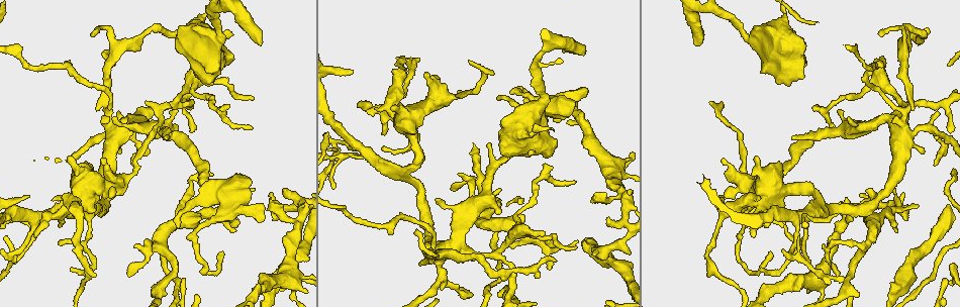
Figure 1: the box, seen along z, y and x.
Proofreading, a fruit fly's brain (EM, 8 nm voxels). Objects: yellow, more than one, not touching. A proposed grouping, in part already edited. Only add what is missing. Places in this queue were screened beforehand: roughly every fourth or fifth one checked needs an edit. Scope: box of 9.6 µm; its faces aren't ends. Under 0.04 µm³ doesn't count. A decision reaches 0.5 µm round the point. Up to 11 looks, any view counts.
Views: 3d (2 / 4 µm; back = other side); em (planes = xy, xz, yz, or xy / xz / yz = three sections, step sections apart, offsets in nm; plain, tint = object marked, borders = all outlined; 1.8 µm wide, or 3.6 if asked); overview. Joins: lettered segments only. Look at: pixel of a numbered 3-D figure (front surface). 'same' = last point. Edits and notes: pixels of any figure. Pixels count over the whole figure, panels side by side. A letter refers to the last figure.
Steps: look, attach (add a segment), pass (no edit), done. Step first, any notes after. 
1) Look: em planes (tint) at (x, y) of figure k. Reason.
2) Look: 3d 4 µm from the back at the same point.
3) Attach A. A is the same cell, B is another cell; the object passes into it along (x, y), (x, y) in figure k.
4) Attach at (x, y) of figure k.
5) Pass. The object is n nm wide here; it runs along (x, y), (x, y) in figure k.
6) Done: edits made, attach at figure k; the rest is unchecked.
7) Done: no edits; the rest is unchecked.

Look: em planes (borders) at (699, 45) of figure 1.

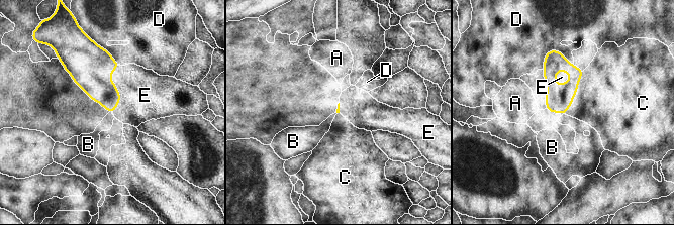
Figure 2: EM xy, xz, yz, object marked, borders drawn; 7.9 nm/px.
Attach E. The longest contact is with E, 380 nm; E is the same cell, A, B, C and D are other cells; it goes on there.

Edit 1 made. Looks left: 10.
Look: em xy step 8 (borders) at (710, 8) of figure 1. Thin arm on a thick one.

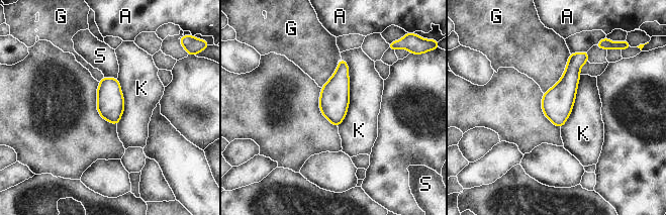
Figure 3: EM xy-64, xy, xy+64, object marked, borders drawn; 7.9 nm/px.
Pass. A, G, K and S are other cells; a border runs along (344, 59), (349, 105), (338, 126) in figure 3; none of them fits.

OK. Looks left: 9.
Look: em xy step 16 (tint) at (879, 58) of figure 1. Branch stops here.

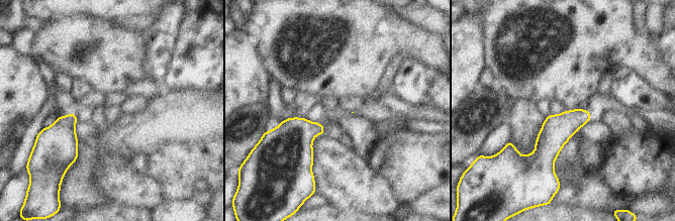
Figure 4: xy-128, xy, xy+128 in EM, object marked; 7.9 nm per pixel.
Look: em planes (borders) at the same point.

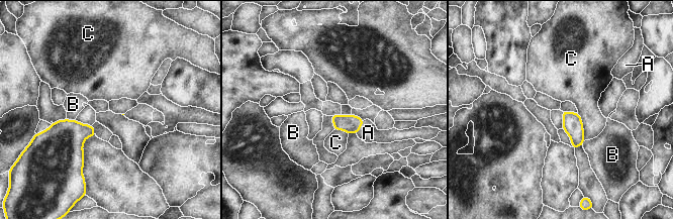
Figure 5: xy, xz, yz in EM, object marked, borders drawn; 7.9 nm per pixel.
Attach A. A is the same cell, B and C are other cells; the neuron continues.

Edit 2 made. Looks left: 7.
Look: overview.

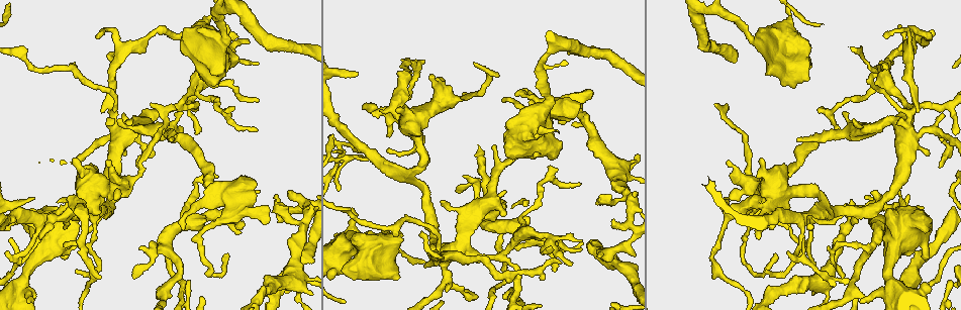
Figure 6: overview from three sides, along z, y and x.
Look: 3d 4 µm at (873, 247) of figure 6. Three-way junction.

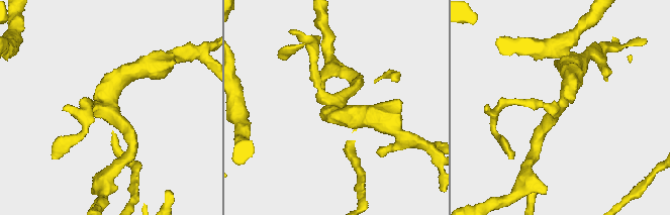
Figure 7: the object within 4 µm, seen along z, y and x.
Look: em planes (borders) at (106, 105) of figure 7. 3 arms meet here; the arms are 170, 220, 320 nm wide; now the EM.

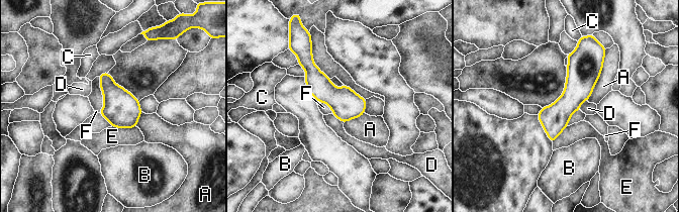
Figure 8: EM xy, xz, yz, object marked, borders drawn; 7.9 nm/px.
Pass. The object is 220 nm wide here; A, B, C, D, E and F are other cells; it runs along (581, 47), (552, 137) in figure 8; none of them fits.

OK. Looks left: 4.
Done: edits made, attach at figure 2, attach at figure 5; the rest is unchecked.

